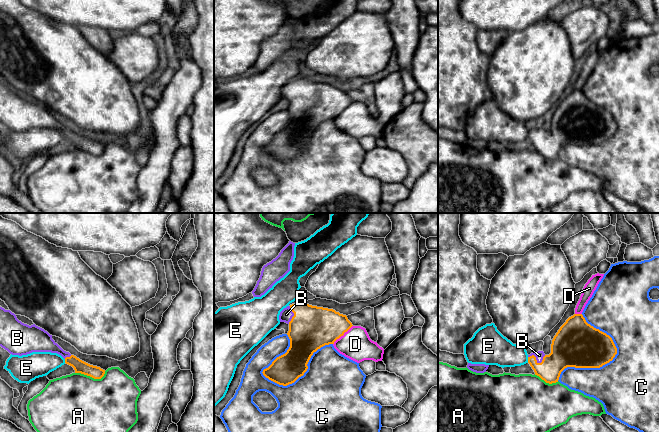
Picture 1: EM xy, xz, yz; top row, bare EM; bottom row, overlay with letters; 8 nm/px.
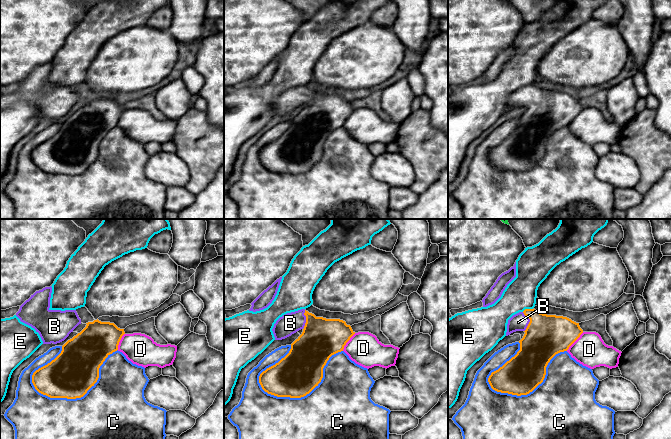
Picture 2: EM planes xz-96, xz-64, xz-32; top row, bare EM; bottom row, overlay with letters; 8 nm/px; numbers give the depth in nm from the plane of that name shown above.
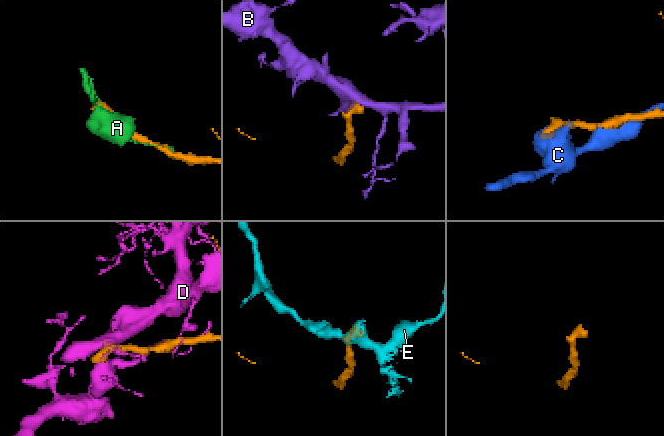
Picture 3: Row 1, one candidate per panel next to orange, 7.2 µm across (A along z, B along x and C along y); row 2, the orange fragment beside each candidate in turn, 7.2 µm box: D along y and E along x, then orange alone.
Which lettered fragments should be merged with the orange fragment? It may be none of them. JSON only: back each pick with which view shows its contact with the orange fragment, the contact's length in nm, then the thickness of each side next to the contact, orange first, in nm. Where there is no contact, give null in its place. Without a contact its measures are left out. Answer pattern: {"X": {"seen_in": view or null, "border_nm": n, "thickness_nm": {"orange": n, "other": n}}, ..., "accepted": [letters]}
{"B": {"seen_in": "yz", "border_nm": 140, "thickness_nm": {"orange": 240, "other": 70}}, "accepted": ["B"]}

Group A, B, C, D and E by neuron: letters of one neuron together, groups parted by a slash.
A / B / C / D / E

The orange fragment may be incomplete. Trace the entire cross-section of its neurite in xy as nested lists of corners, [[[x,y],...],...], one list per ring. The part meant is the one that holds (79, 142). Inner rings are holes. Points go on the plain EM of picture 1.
[[[0,83],[0,122],[7,126],[12,131],[27,131],[32,128],[51,128],[61,131],[65,135],[65,139],[72,142],[75,149],[81,149],[90,152],[94,155],[101,155],[105,146],[100,143],[90,141],[69,128],[64,127],[44,105],[35,100],[29,102],[19,97],[14,89],[10,86],[5,86]]]

